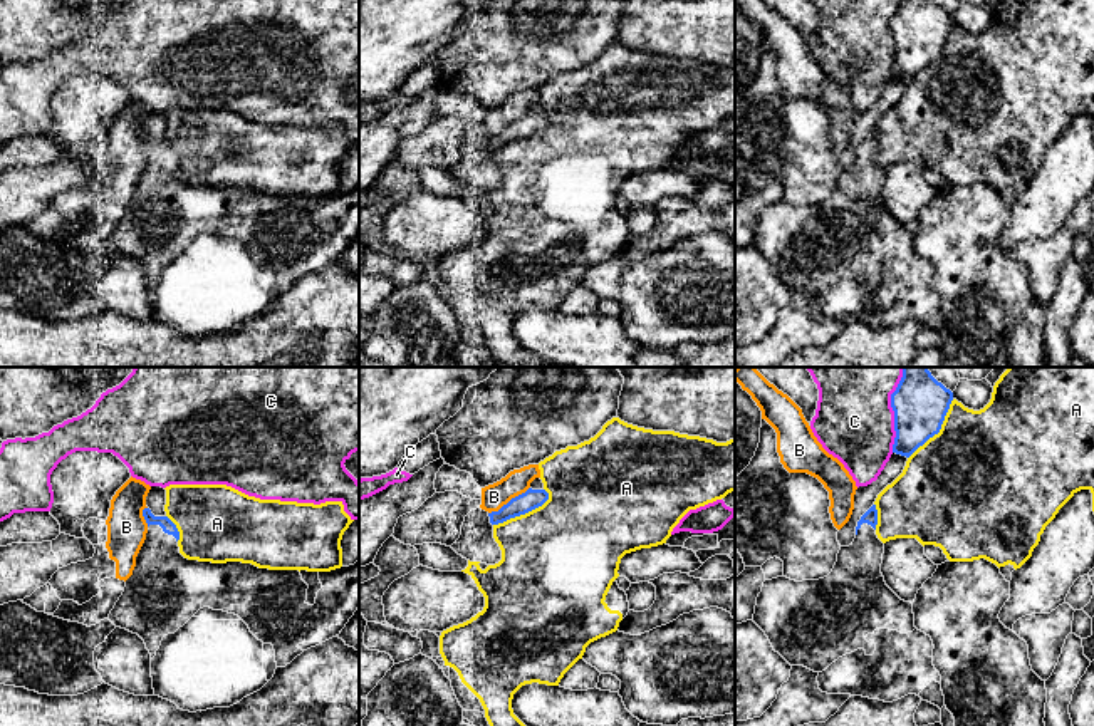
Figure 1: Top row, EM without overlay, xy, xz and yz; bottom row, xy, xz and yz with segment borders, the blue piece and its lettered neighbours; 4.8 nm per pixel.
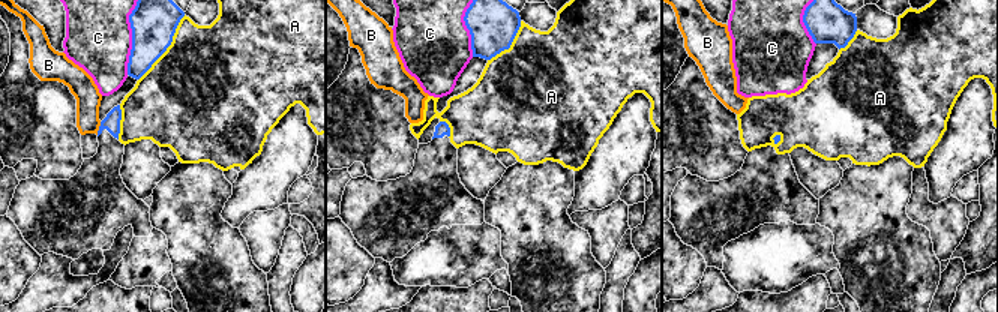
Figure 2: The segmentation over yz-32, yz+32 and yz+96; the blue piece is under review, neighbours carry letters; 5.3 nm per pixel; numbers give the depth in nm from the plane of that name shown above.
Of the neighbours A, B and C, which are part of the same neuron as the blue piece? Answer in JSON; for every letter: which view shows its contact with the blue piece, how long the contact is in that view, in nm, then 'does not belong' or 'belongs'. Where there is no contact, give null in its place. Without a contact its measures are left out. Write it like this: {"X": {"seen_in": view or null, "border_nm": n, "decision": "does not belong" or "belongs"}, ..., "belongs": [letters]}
{"A": {"seen_in": "xz", "border_nm": 320, "decision": "does not belong"}, "B": {"seen_in": "xz", "border_nm": 240, "decision": "does not belong"}, "C": {"seen_in": "yz", "border_nm": 380, "decision": "does not belong"}, "belongs": []}

